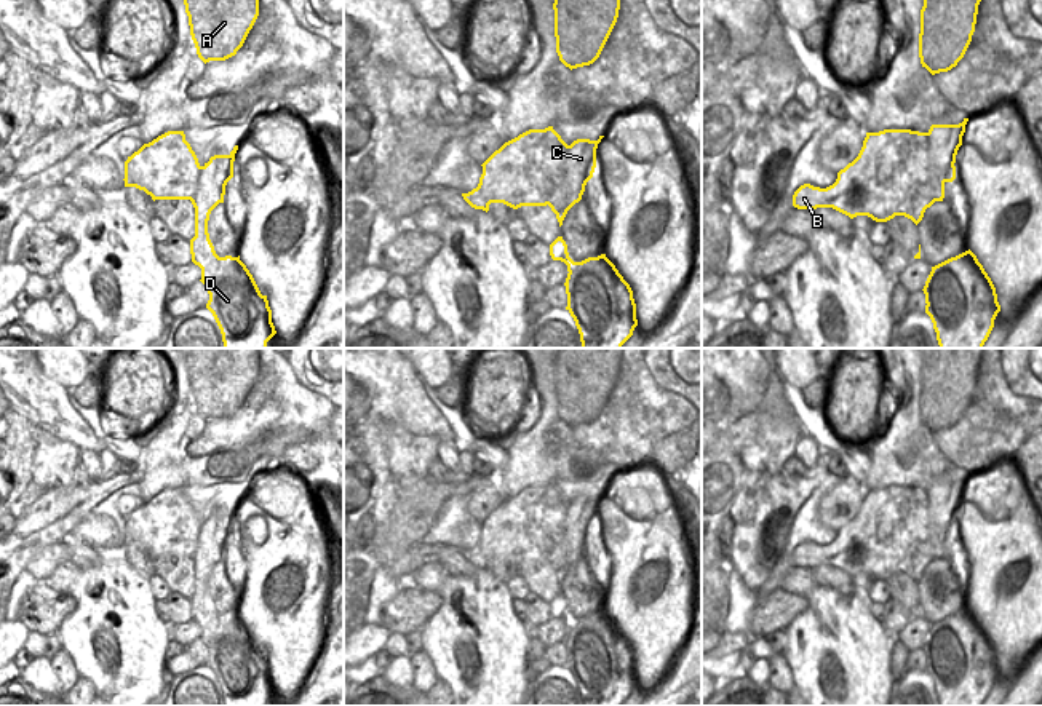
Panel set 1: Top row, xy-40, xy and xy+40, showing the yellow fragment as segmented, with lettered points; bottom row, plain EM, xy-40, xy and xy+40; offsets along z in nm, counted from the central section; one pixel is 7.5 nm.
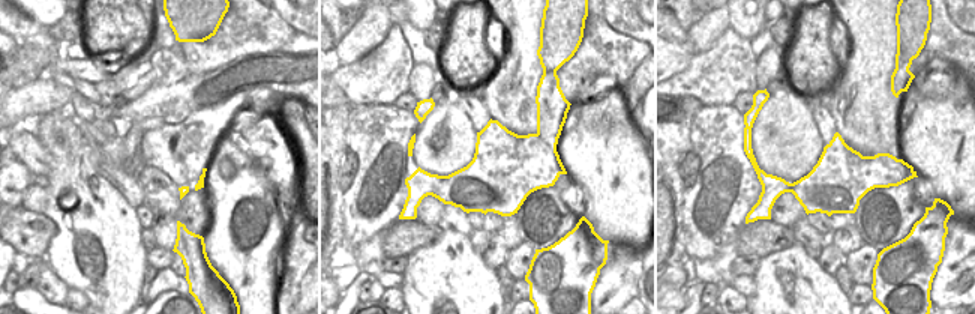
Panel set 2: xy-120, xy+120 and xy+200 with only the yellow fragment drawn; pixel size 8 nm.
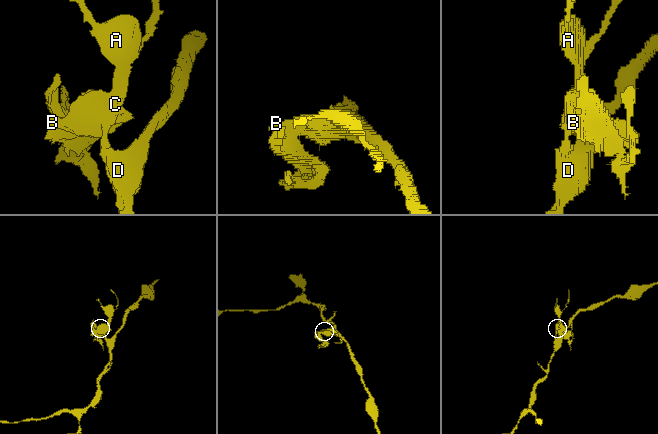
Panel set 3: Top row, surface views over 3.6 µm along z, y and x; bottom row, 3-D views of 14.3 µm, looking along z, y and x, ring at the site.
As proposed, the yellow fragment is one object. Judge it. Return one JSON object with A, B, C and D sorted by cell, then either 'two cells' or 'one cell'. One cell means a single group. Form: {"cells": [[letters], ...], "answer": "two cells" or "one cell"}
{"cells": [["A", "C", "D"], ["B"]], "answer": "two cells"}

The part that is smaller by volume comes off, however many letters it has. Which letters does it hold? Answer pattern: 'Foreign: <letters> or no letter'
Foreign: B

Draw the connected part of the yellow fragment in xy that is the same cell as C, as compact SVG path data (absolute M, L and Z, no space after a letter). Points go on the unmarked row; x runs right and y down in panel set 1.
M604 494L598 498L577 497L569 503L566 532L548 564L556 572L559 585L567 569L582 557L587 540L593 535L596 526L596 506Z

